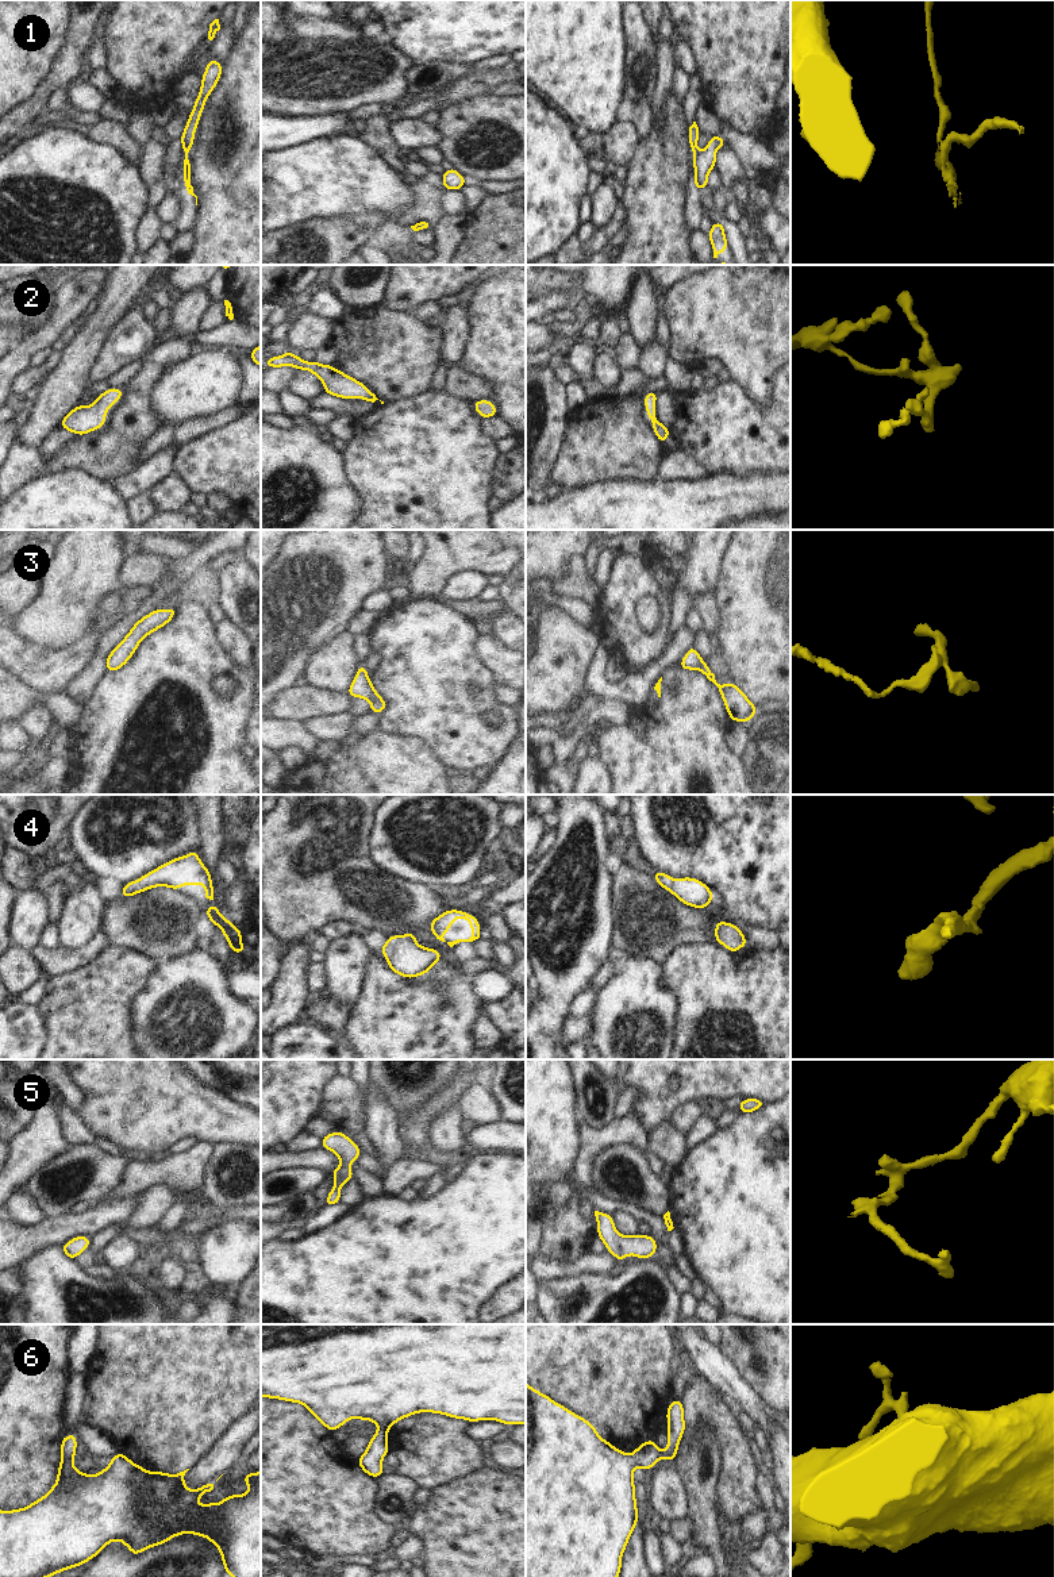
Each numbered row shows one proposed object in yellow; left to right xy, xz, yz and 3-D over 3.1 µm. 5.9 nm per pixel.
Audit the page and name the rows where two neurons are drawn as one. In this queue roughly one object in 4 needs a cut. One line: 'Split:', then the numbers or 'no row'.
Split: 1.

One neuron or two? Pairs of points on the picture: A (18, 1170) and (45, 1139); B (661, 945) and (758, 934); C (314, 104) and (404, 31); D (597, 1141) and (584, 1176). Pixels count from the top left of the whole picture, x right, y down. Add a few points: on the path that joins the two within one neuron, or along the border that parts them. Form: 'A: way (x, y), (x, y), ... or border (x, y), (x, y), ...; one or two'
A: way (23, 1162), (37, 1147); one
B: way (685, 926), (697, 926), (714, 915), (734, 920); one
C: border (383, 35), (389, 42); two
D: way (589, 1149), (584, 1160), (584, 1168); one

